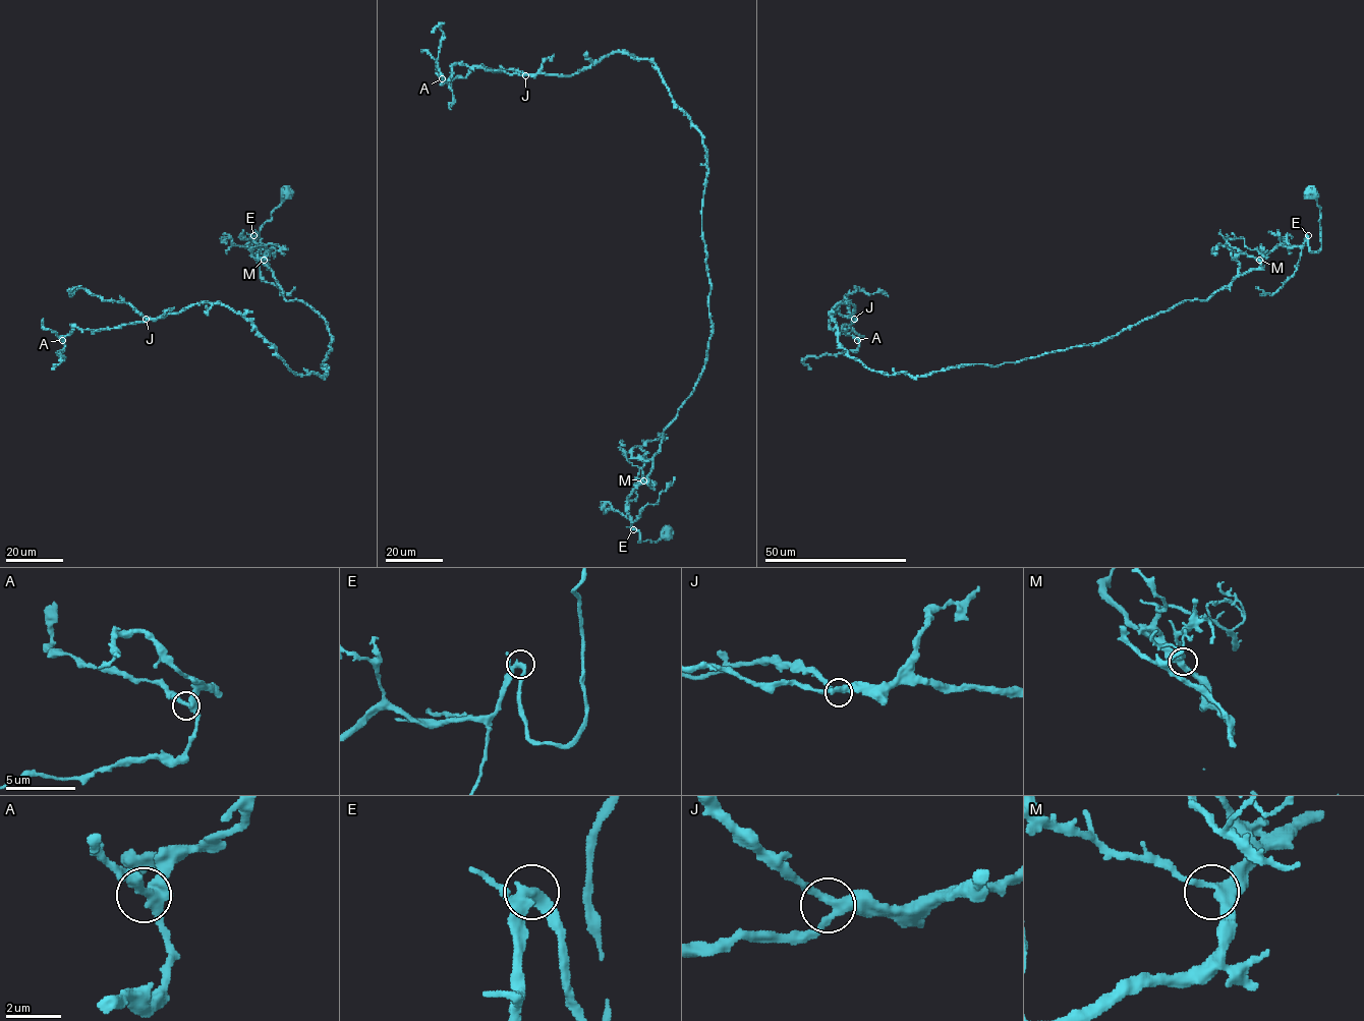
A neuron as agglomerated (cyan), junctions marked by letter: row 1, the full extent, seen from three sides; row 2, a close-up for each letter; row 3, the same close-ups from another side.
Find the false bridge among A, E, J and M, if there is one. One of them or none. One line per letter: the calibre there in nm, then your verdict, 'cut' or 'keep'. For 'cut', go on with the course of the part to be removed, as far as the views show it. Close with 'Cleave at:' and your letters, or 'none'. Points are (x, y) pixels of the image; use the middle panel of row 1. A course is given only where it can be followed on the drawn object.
A: 340 nm thick; keep
E: 320 nm thick; keep
J: 360 nm thick; keep
M: 320 nm thick; keep
Cleave at: none

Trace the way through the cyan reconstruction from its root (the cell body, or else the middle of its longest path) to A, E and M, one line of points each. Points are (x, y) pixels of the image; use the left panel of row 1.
A: (288, 192), (247, 245), (326, 321), (325, 376), (220, 302), (62, 340)
E: (288, 192), (260, 231), (261, 252), (253, 236)
M: (288, 192), (260, 231), (261, 252), (253, 236), (252, 245), (247, 248), (247, 245), (264, 260)

